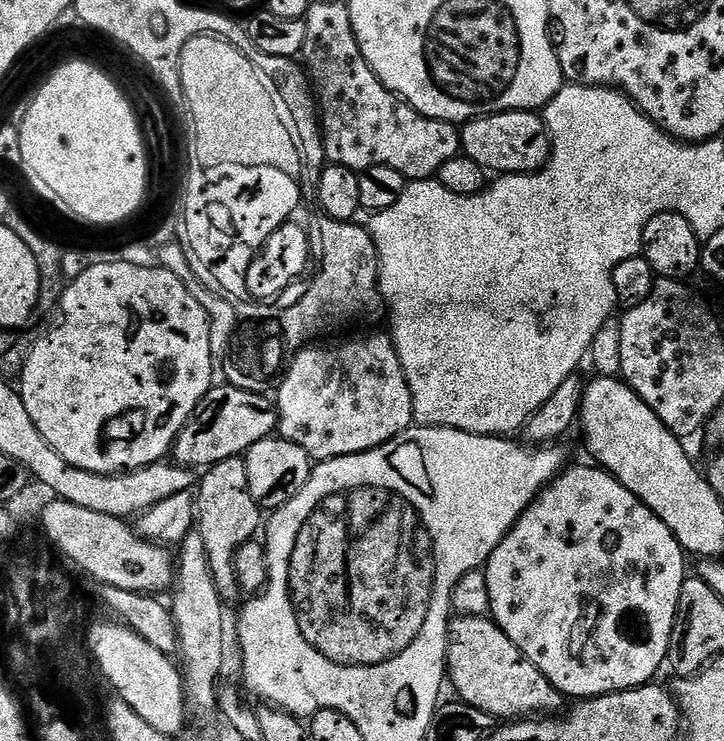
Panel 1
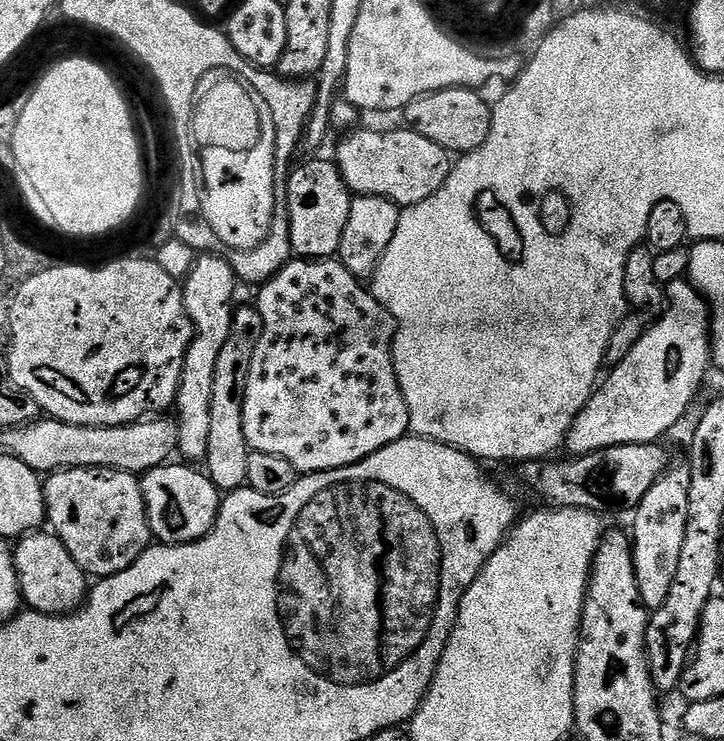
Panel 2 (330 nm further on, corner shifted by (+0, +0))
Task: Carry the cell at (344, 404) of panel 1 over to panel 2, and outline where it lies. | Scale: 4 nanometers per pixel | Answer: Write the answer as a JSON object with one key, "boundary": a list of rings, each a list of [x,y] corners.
{"boundary":[[[292,258],[284,268],[259,285],[260,293],[254,300],[254,307],[262,314],[264,325],[262,338],[258,338],[258,350],[254,350],[254,362],[250,362],[250,378],[246,378],[246,394],[242,410],[242,430],[246,430],[246,442],[251,451],[278,454],[278,458],[286,458],[286,462],[290,462],[290,466],[294,466],[297,473],[311,474],[329,472],[356,464],[370,454],[409,435],[408,407],[400,389],[392,357],[392,339],[396,337],[396,320],[372,297],[371,291],[360,284],[363,284],[361,277],[350,274],[350,270],[346,270],[346,266],[340,263],[339,259]]]}

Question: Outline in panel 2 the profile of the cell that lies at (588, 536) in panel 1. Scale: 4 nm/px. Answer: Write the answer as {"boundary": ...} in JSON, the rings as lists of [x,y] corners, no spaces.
{"boundary":[[[673,463],[635,508],[636,521],[632,524],[630,539],[632,557],[636,563],[636,581],[640,587],[640,598],[645,608],[654,610],[666,602],[674,574],[678,570],[678,557],[682,555],[682,537],[686,535],[686,506],[690,470],[687,463]]]}

